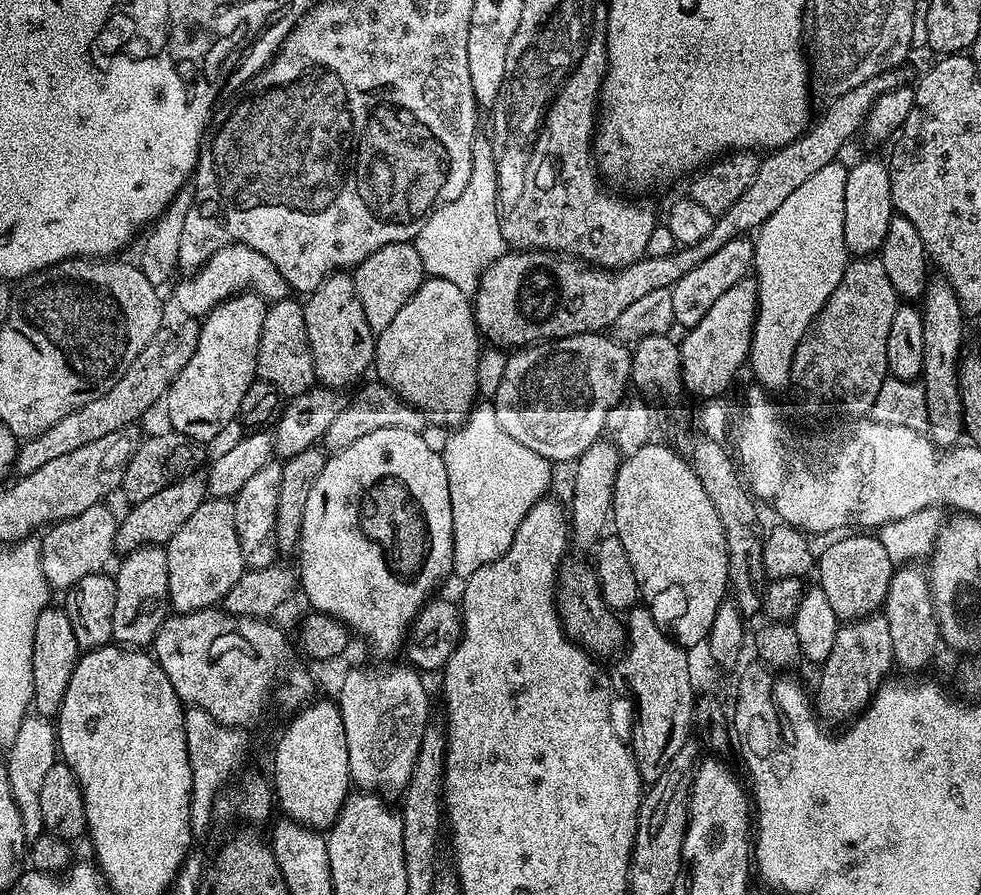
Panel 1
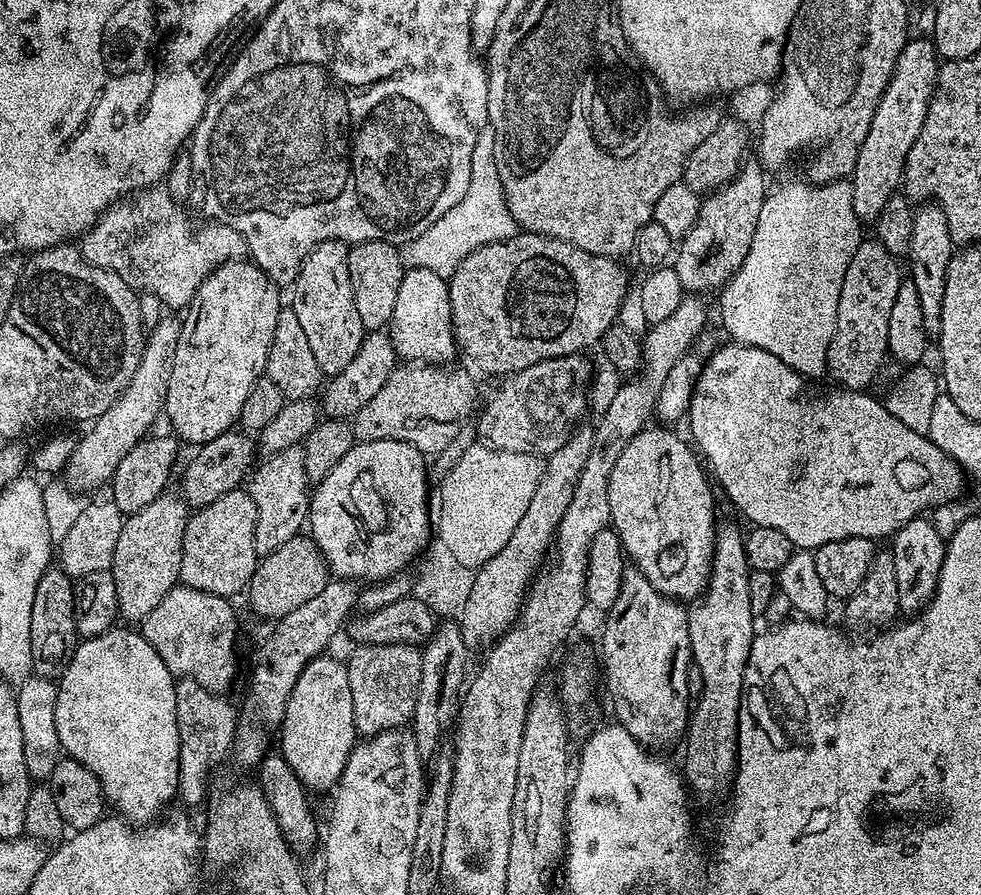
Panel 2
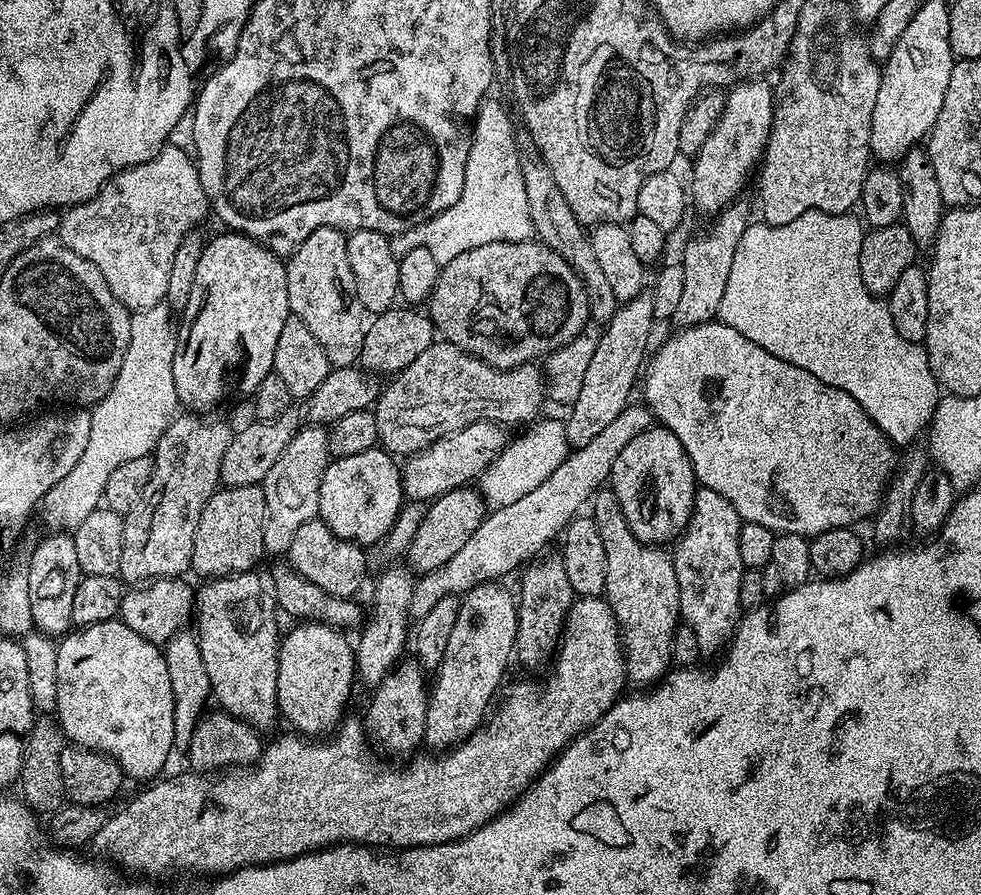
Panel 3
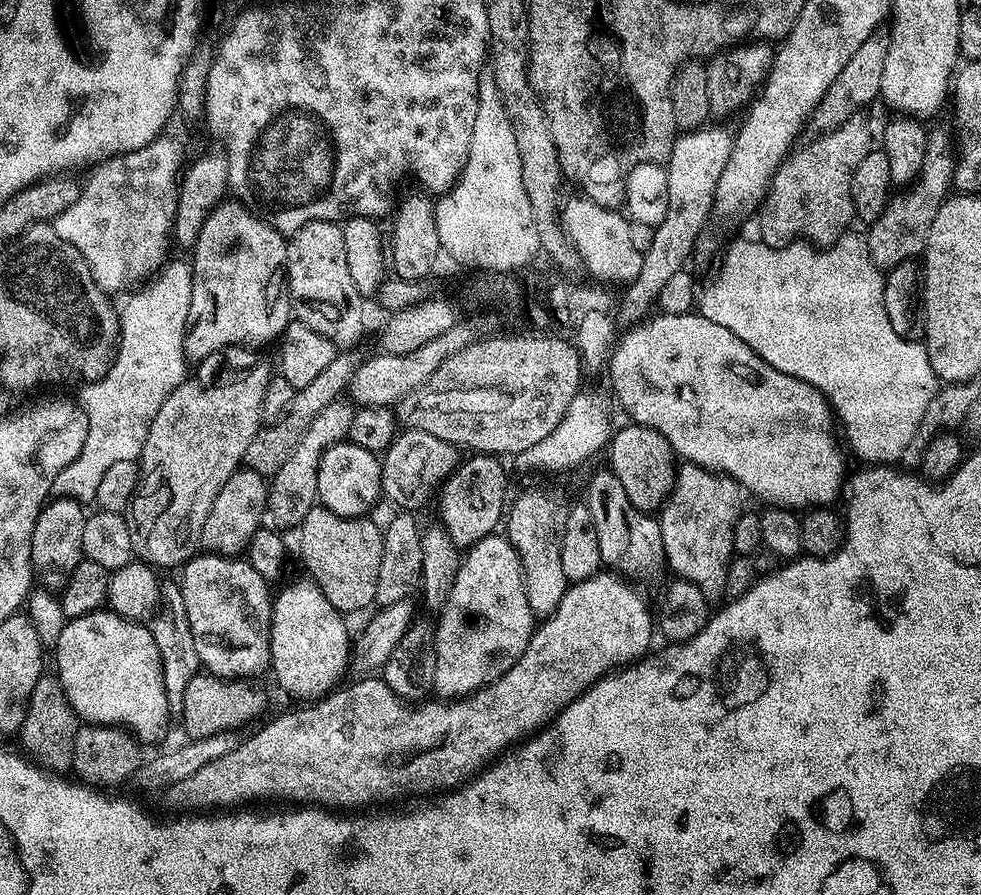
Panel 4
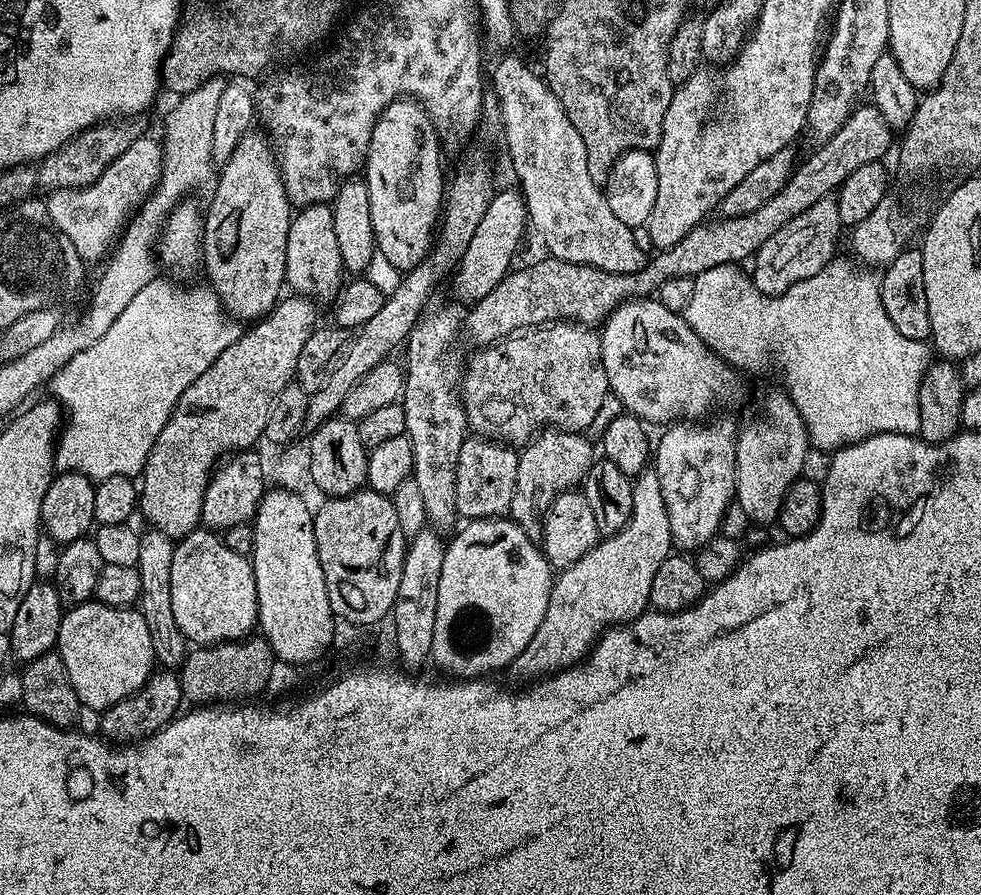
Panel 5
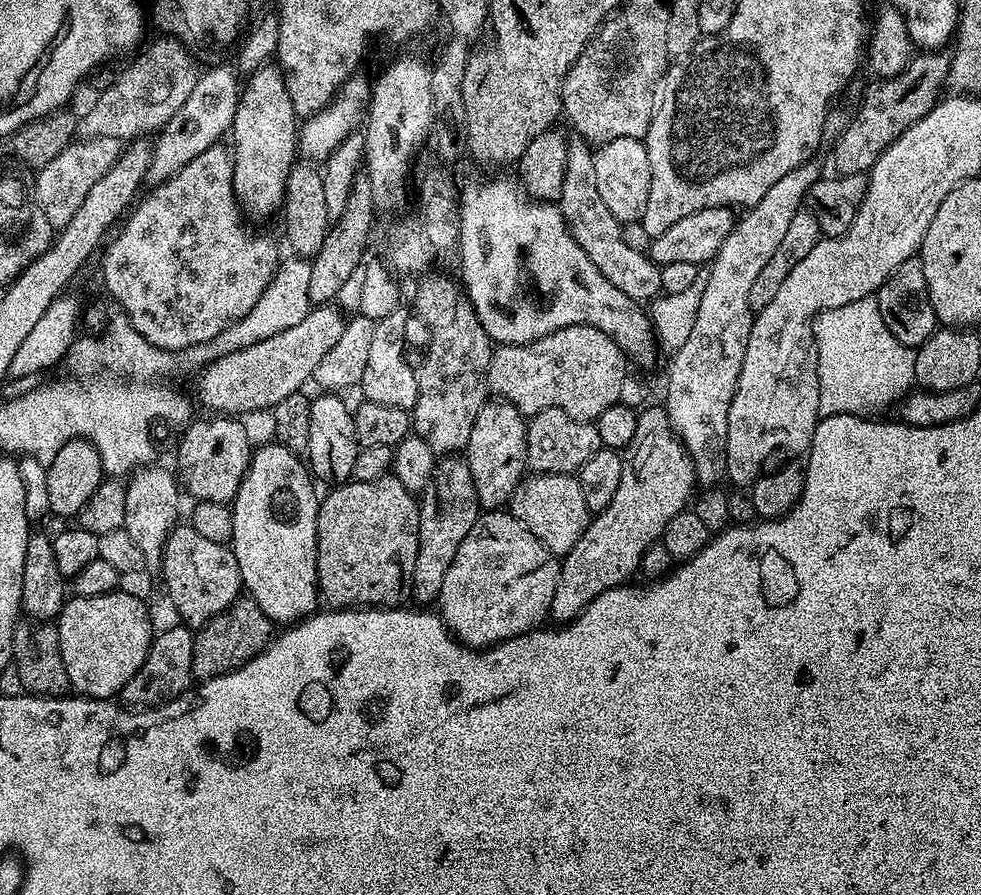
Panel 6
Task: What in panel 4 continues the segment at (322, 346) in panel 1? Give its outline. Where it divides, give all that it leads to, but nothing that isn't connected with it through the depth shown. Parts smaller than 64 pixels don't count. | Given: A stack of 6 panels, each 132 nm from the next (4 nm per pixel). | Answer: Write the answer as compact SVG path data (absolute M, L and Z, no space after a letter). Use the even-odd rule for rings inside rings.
M311 220L297 232L291 233L286 250L286 279L288 282L288 299L292 301L295 319L300 320L310 330L318 330L322 338L330 338L337 349L348 350L360 340L364 332L365 297L361 296L358 286L350 278L346 267L346 245L343 242L343 227L335 220Z

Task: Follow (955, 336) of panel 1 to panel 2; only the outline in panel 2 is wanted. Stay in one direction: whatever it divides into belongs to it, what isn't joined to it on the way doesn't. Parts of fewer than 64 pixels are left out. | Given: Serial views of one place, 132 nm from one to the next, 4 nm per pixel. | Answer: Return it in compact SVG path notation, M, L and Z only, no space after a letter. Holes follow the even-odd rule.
M924 202L914 212L914 234L910 234L910 250L906 253L906 268L922 301L924 324L930 330L939 329L942 298L946 294L946 276L954 255L954 241L946 214L935 202ZM908 260L908 264L907 264Z

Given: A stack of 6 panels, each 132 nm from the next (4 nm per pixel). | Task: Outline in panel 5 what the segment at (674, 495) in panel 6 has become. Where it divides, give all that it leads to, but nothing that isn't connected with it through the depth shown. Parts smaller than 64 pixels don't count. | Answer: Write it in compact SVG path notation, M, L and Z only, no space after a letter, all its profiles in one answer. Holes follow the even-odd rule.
M654 470L639 472L632 480L633 506L630 518L622 530L612 536L603 537L578 562L563 569L553 579L550 590L550 602L546 606L546 618L542 618L542 626L530 638L530 646L518 654L518 658L510 665L511 671L528 678L543 678L553 672L561 672L564 668L579 665L592 651L596 641L617 624L626 624L637 620L643 612L649 611L650 585L654 582L654 573L667 556L673 555L674 545L670 534L670 514L666 514L666 502L662 498L662 486L658 482L658 474Z

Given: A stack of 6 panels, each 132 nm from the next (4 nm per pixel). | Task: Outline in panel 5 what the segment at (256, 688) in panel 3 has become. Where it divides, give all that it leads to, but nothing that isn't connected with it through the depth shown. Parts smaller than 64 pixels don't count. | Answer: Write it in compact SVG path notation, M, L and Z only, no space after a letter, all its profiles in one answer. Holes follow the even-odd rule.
M204 526L197 527L196 531L190 533L189 536L179 537L175 541L175 545L174 559L172 559L170 565L170 603L174 609L174 622L178 622L178 630L184 636L185 641L196 646L207 646L210 644L225 644L231 640L243 640L253 635L258 624L256 619L258 614L258 590L254 586L254 570L252 569L251 559L242 554L234 554L234 550L230 550L230 546L226 546L226 542L215 531Z

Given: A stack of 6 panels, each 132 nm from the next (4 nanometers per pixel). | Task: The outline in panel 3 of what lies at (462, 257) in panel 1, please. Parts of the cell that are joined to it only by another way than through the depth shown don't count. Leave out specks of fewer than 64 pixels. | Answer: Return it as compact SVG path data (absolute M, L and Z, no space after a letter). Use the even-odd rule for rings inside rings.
M492 98L480 103L472 122L472 145L466 158L458 202L426 222L391 237L390 250L394 250L397 258L410 254L415 248L425 248L430 250L434 262L443 266L450 258L458 258L458 254L474 250L476 246L486 246L488 242L533 239L530 202L526 202L526 182L520 169L522 152L516 149L516 140L512 137L513 113L509 112Z

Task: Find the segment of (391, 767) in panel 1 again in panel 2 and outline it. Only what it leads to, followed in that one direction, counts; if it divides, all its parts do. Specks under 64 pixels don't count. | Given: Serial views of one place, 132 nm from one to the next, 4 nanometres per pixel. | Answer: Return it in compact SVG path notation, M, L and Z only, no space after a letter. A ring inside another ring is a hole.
M361 644L351 650L352 657L346 660L346 667L357 733L367 738L388 728L407 725L416 705L421 649L402 644Z

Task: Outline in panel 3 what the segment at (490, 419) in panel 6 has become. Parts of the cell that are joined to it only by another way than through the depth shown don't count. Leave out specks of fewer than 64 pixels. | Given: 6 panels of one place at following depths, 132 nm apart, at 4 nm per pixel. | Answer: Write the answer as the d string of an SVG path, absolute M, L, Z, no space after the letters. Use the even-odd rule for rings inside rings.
M472 486L455 488L437 496L427 505L425 516L421 520L421 525L418 526L418 532L409 546L406 555L407 567L416 574L438 570L438 566L450 562L450 558L454 558L454 554L458 554L458 550L466 546L470 534L474 534L474 530L478 529L485 515L484 498L476 488L472 489Z

